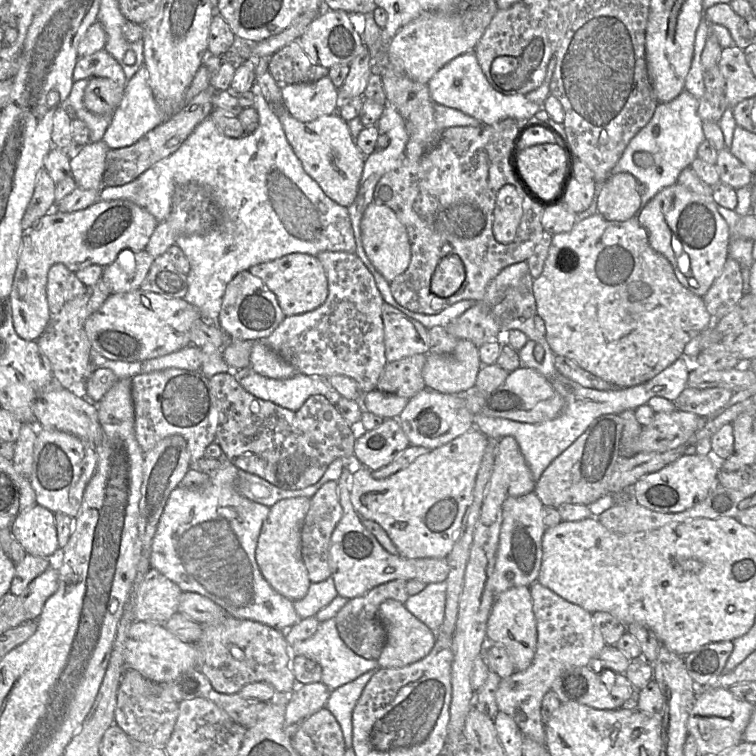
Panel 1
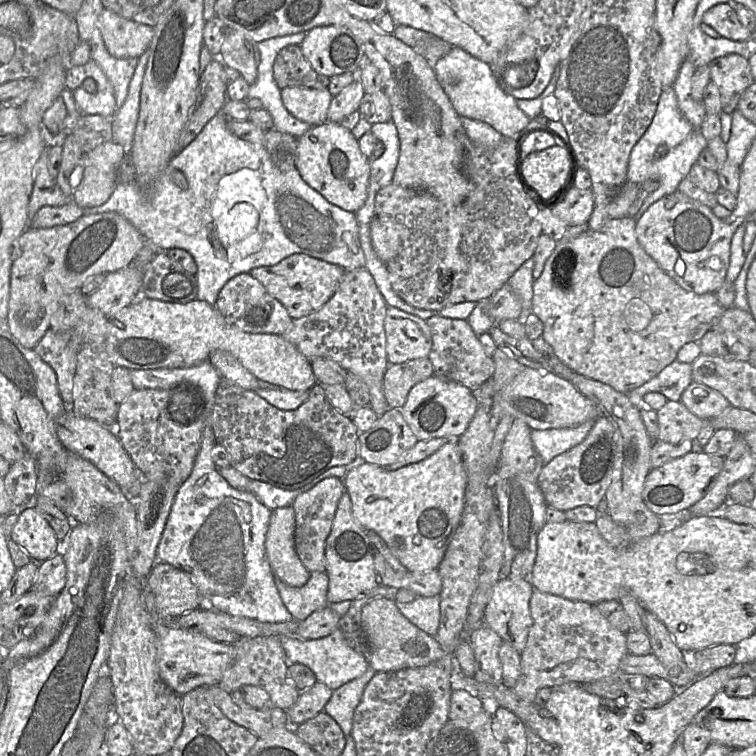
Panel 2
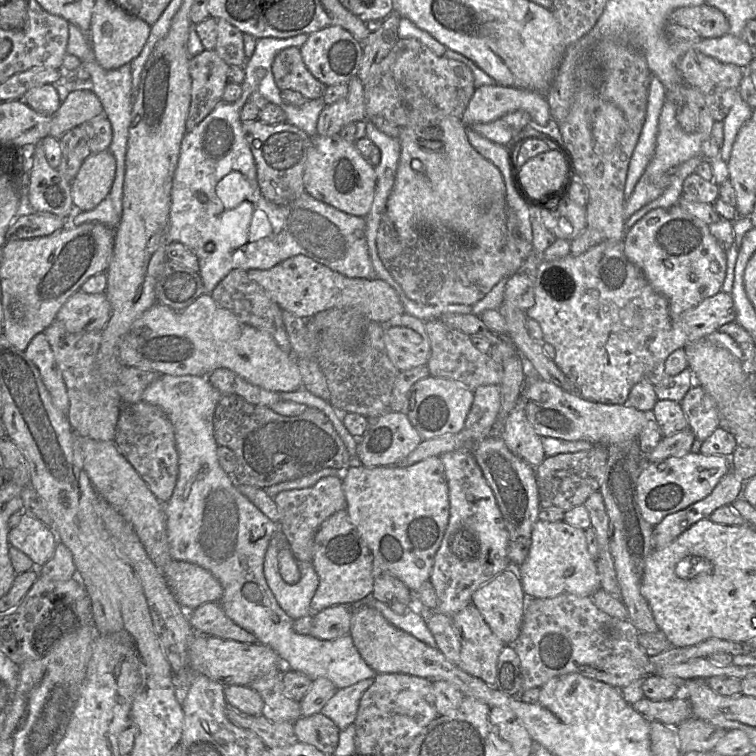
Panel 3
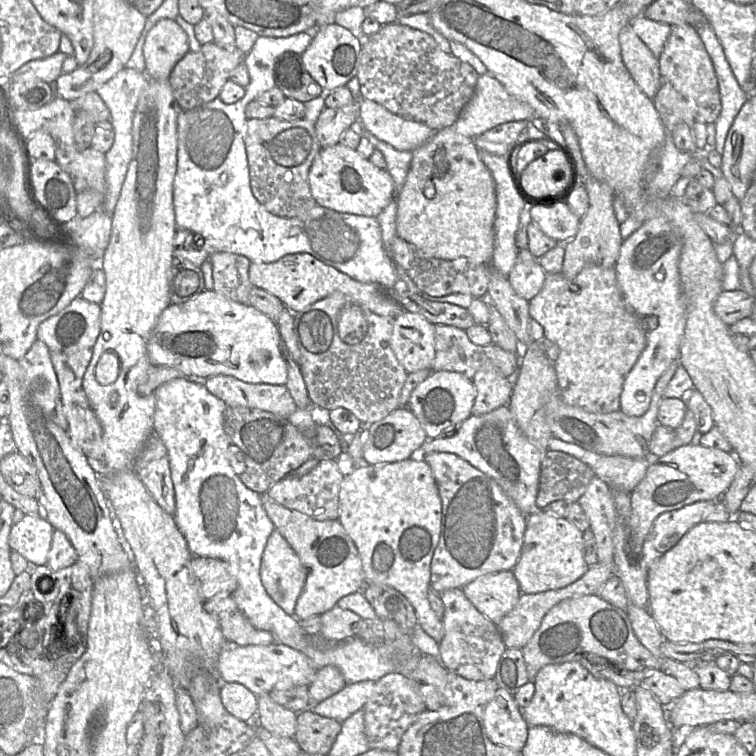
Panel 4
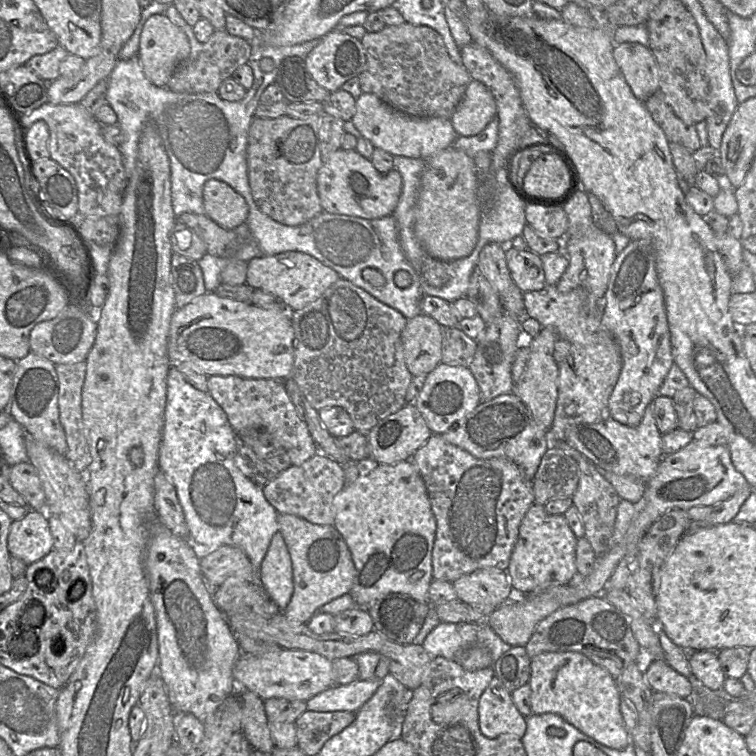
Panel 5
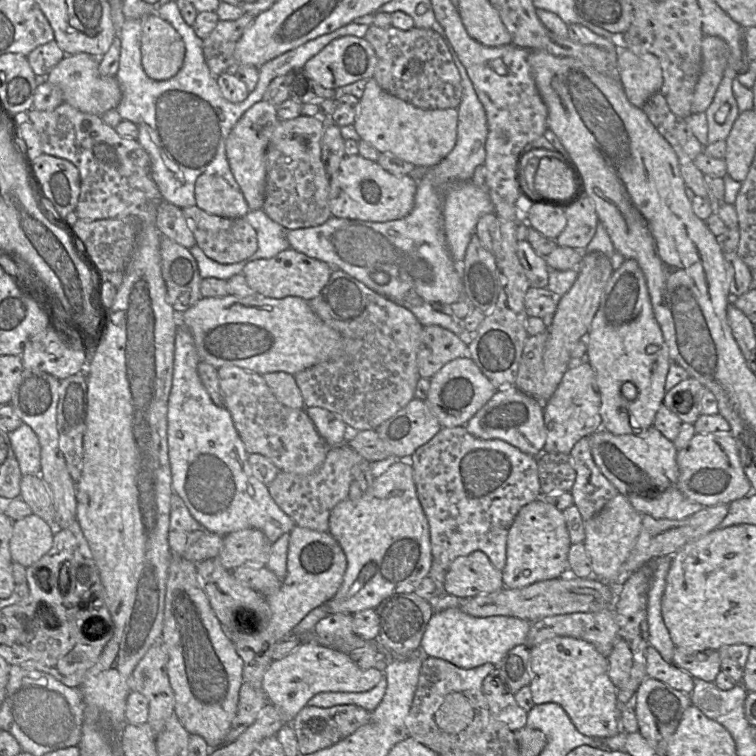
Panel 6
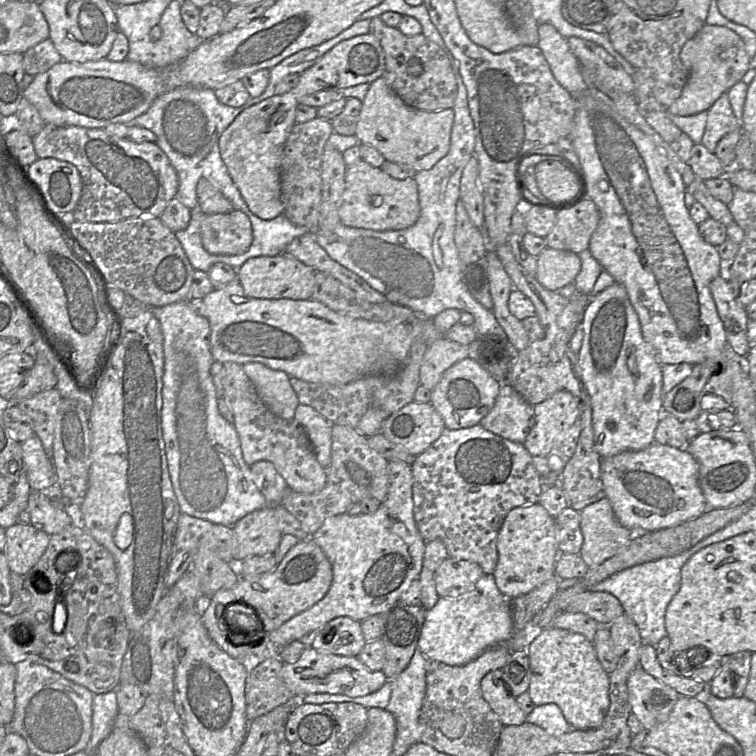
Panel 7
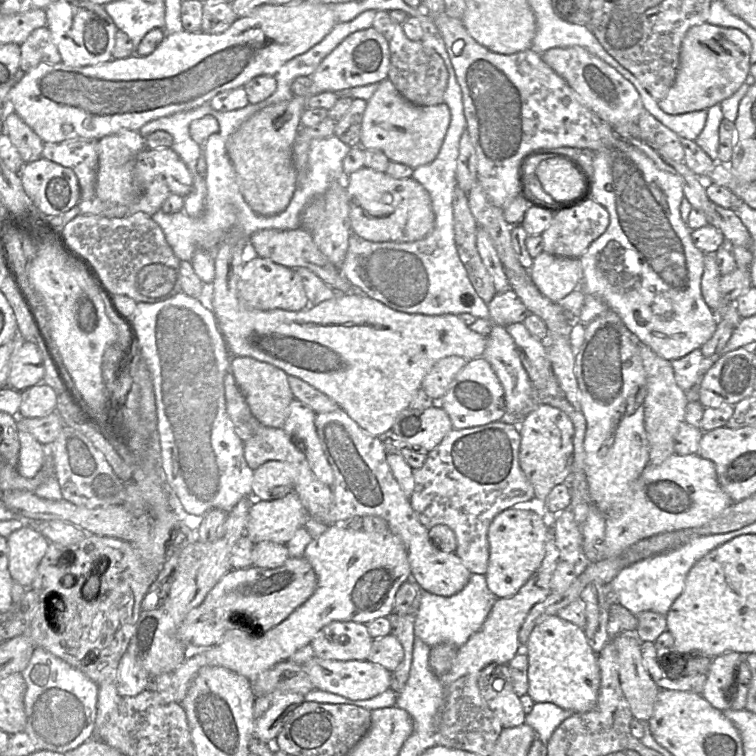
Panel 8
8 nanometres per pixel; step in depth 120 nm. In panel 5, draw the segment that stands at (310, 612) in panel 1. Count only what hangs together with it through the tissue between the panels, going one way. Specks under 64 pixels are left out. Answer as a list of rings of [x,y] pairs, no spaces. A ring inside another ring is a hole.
[[[276,532],[259,570],[259,583],[282,612],[293,594],[291,558],[282,533]]]

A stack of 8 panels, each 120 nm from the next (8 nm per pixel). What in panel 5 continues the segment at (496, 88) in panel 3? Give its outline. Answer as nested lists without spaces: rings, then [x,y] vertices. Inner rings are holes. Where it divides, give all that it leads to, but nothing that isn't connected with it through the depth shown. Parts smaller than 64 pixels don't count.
[[[473,80],[451,117],[458,136],[474,136],[482,132],[496,117],[497,106],[491,90]]]

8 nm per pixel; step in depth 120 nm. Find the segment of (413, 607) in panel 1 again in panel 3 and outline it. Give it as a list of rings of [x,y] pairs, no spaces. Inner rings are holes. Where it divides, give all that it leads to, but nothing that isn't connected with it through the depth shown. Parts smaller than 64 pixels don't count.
[[[371,596],[350,607],[354,609],[358,605],[368,605],[375,608],[396,628],[409,633],[430,647],[437,647],[434,637],[427,627],[424,618],[419,613],[419,610],[411,609],[405,615],[398,615],[390,609],[390,606],[375,600]]]

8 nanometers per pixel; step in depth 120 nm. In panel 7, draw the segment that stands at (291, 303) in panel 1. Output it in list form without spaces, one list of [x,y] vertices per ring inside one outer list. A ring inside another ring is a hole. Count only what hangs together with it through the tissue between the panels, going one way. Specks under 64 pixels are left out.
[[[282,253],[246,260],[237,270],[237,278],[244,294],[255,299],[308,300],[312,296],[316,271],[296,258]]]

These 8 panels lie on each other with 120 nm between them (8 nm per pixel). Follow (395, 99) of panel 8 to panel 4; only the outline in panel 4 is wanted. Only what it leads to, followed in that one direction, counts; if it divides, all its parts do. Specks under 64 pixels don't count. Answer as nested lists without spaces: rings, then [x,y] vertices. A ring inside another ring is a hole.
[[[369,99],[358,101],[359,121],[364,130],[397,150],[413,151],[435,133],[427,125],[394,114],[375,101]]]

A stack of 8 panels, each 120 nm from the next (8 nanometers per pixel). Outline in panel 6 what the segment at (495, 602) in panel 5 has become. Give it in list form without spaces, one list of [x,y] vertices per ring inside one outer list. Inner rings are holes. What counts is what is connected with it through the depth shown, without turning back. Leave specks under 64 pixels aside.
[[[480,551],[458,557],[445,571],[443,591],[459,598],[473,598],[503,589],[502,571],[496,569],[488,557]]]

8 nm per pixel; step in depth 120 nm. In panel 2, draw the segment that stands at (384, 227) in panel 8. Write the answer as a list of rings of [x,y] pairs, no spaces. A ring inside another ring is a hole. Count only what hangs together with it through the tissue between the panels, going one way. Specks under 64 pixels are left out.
[[[325,121],[312,126],[297,140],[295,165],[301,178],[329,203],[356,213],[367,199],[370,175],[369,159],[358,146],[358,140],[341,124]]]

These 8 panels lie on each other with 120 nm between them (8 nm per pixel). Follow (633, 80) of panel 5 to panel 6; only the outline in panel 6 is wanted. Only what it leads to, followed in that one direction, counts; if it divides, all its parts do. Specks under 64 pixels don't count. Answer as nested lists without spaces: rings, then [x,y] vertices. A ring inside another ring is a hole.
[[[619,48],[617,65],[620,82],[633,106],[641,108],[652,95],[659,92],[663,83],[662,70],[653,54]]]

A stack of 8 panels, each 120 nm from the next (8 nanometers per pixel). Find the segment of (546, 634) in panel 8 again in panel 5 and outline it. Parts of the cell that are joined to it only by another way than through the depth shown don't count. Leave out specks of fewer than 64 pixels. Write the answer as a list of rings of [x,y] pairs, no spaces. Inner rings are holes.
[[[547,652],[531,659],[531,709],[533,714],[559,715],[583,734],[612,749],[624,749],[630,743],[630,732],[624,726],[620,712],[620,692],[615,678],[580,652]]]

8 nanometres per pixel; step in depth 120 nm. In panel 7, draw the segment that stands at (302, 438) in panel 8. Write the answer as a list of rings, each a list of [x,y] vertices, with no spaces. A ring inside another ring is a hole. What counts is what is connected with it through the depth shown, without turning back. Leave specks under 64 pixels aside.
[[[299,404],[294,420],[306,431],[318,463],[327,469],[331,462],[332,424],[308,405]]]

